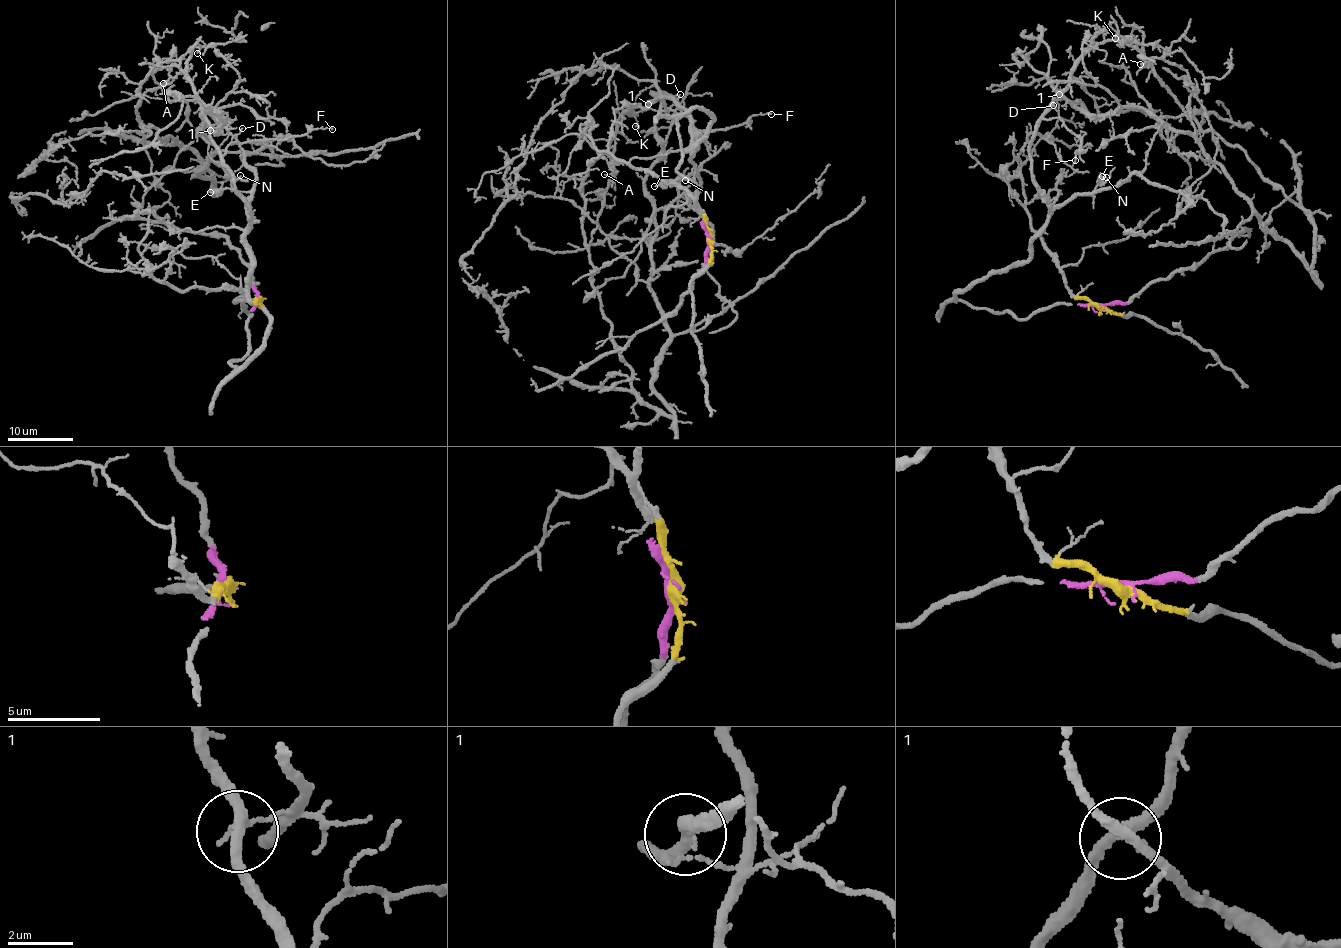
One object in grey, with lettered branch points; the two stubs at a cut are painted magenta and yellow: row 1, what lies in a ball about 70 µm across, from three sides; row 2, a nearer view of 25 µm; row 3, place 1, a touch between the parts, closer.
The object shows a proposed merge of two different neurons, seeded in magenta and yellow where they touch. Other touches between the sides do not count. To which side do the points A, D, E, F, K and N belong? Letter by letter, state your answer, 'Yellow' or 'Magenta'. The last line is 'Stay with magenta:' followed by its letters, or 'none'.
A: Magenta
D: Magenta
E: Magenta
F: Magenta
K: Magenta
N: Magenta
Stay with magenta: A, D, E, F, K, N

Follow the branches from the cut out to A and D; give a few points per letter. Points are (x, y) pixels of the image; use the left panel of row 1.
A: (257, 299), (249, 348), (230, 363), (233, 373), (269, 329), (249, 290), (249, 209), (177, 64), (163, 83)
D: (257, 299), (249, 348), (230, 363), (233, 373), (269, 329), (249, 290), (249, 205), (222, 157), (243, 128)

